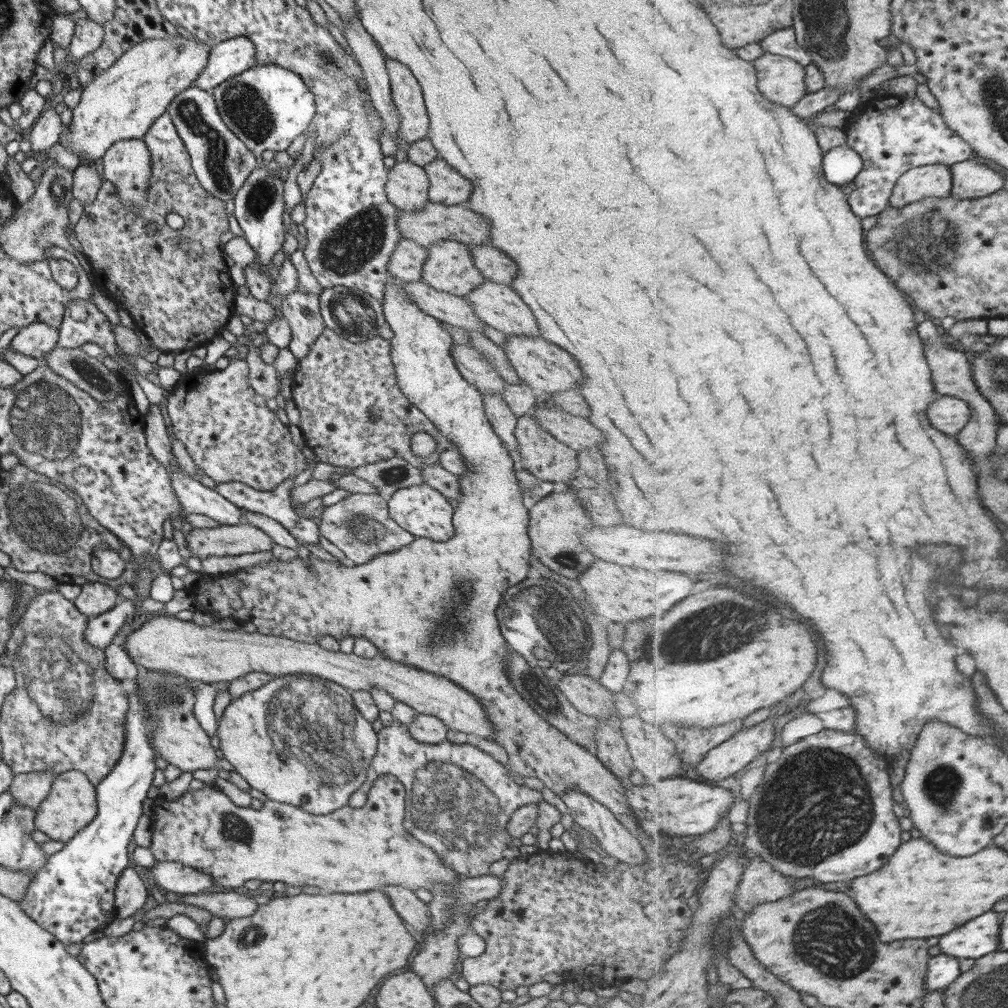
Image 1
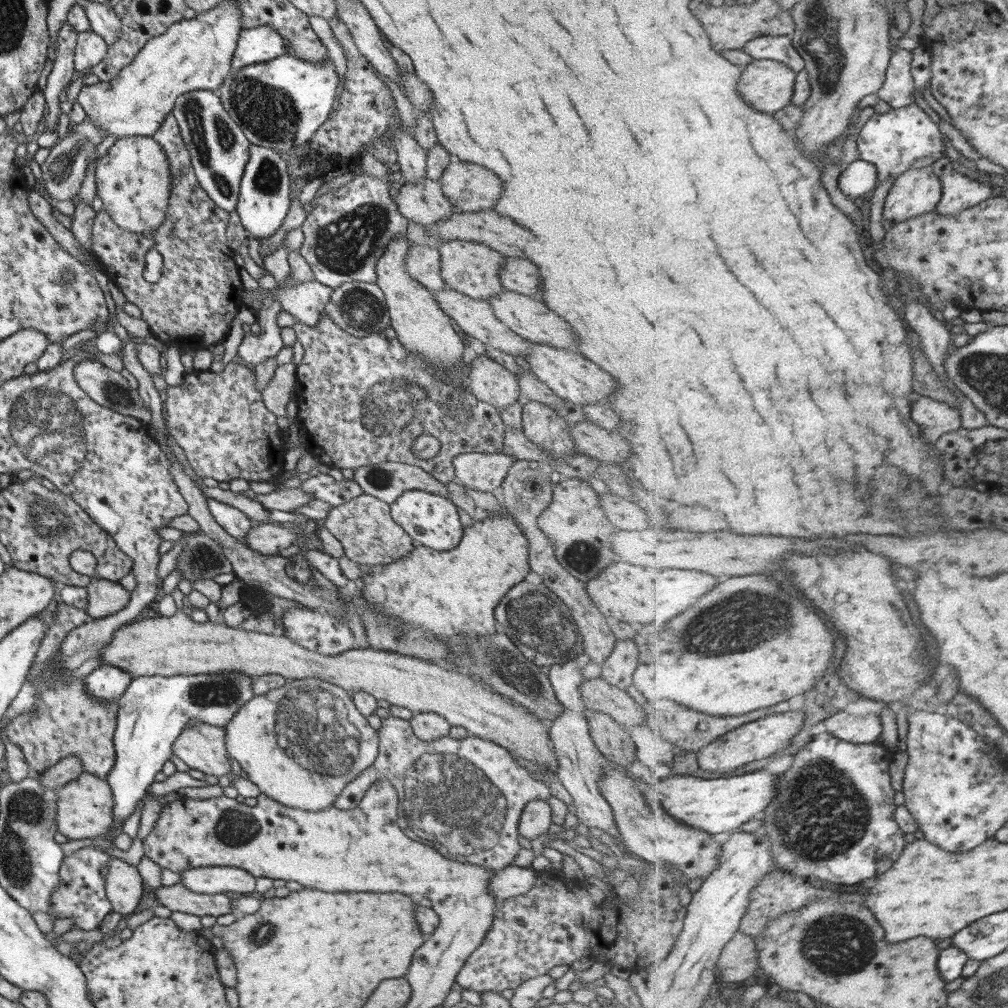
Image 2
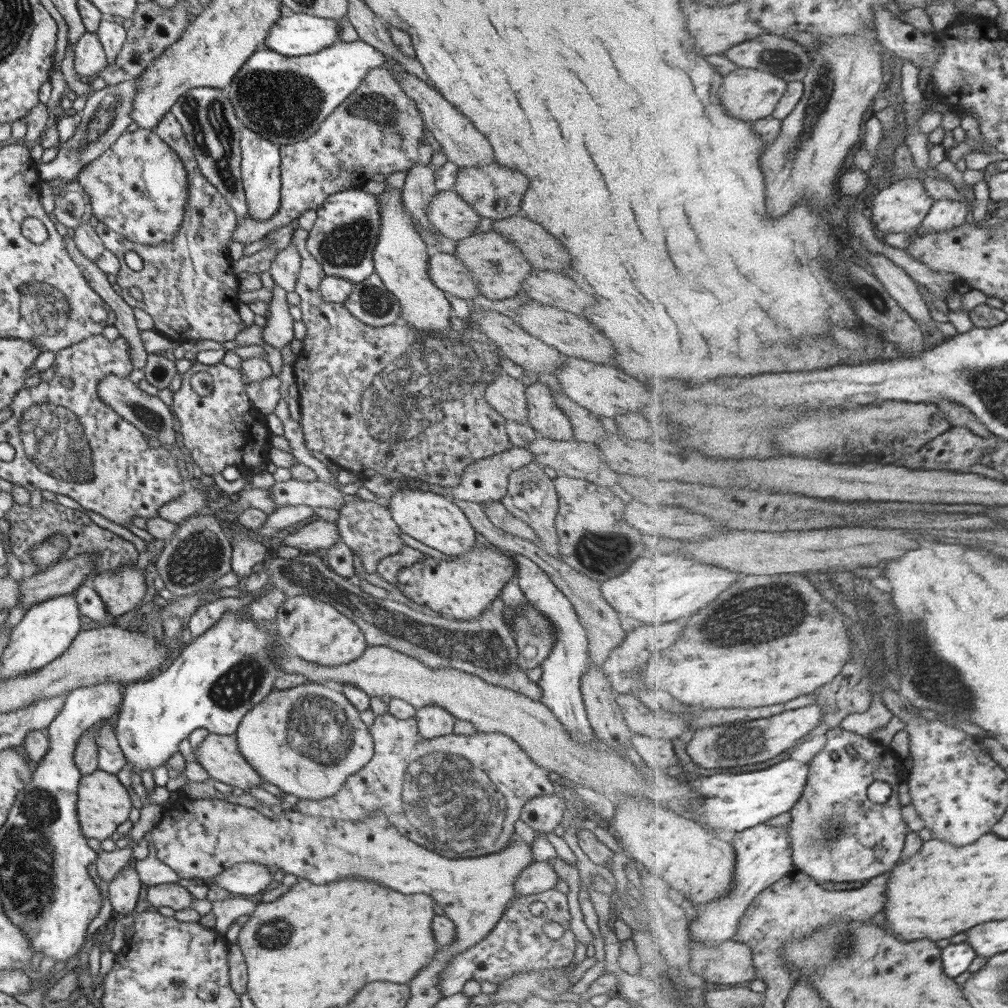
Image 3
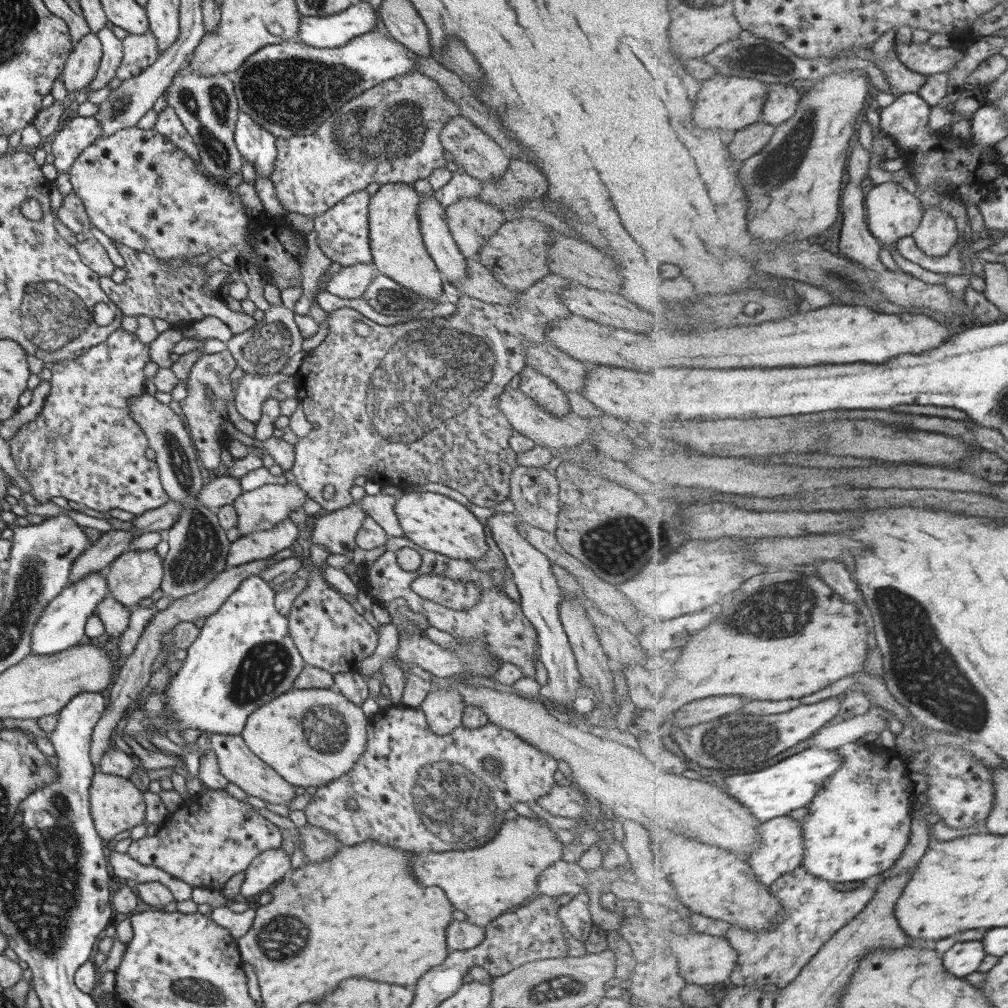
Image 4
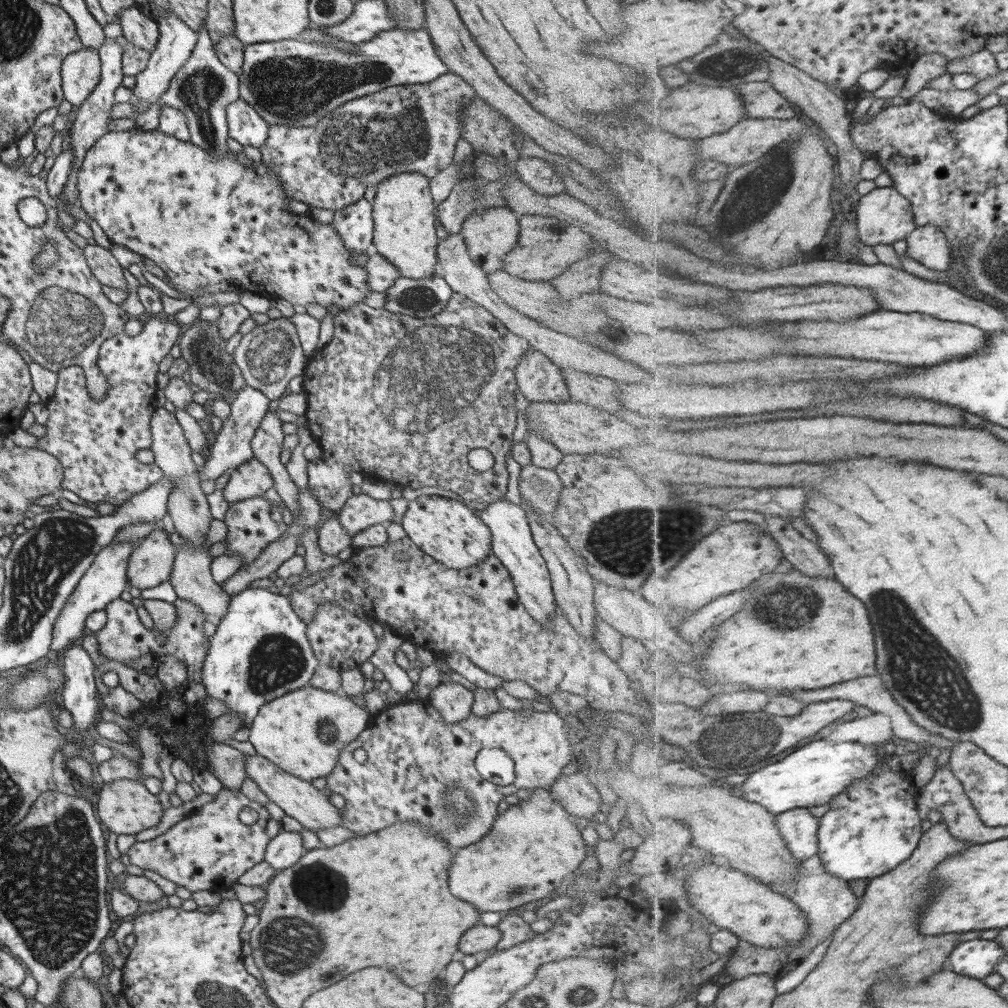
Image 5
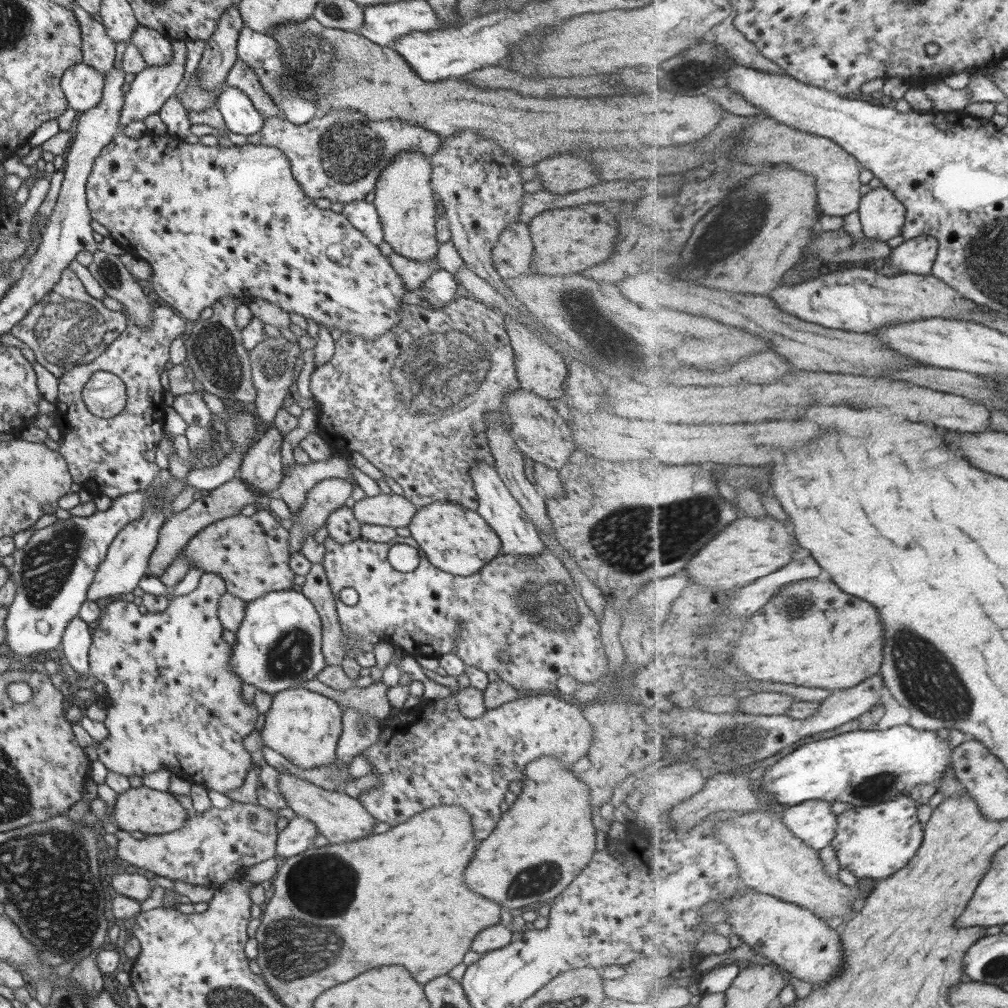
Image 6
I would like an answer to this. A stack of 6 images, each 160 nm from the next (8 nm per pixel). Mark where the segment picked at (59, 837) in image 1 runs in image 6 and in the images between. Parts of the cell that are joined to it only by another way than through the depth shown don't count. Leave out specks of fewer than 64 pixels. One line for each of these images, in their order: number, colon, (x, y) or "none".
2: (82, 806)
3: (103, 808)
4: (115, 805)
5: (126, 807)
6: (151, 812)

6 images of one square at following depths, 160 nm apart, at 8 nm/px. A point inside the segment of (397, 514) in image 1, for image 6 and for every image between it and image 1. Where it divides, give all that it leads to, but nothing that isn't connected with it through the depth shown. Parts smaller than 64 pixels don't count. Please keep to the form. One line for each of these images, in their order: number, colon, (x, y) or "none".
2: (432, 520)
3: (435, 521)
4: (435, 522)
5: (449, 532)
6: (454, 539)

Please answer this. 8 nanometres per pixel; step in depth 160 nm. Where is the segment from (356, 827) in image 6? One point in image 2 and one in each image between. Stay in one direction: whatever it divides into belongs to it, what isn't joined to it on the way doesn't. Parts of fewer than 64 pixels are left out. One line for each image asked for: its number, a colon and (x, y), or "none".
2: (201, 747)
3: (218, 754)
4: (236, 762)
5: (298, 799)

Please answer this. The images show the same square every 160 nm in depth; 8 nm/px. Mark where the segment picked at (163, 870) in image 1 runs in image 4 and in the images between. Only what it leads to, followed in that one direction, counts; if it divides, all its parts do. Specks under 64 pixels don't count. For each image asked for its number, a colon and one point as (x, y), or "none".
2: (208, 880)
3: (243, 879)
4: (268, 867)

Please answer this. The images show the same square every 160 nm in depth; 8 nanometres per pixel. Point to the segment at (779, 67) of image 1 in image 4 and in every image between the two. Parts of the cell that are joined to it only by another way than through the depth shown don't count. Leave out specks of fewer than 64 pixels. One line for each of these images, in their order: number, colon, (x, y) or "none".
2: (768, 85)
3: (750, 94)
4: (728, 103)

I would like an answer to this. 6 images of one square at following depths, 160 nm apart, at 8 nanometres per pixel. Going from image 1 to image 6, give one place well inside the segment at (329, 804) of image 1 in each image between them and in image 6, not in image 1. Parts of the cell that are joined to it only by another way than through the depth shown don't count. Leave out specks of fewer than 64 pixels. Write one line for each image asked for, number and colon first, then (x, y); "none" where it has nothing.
2: (300, 744)
3: (306, 740)
4: (309, 737)
5: (303, 731)
6: (302, 726)

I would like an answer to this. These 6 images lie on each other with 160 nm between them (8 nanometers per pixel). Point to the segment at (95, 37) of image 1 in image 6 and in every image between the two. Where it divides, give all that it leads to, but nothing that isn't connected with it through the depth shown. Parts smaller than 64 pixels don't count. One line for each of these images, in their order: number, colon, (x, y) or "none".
2: (89, 49)
3: (89, 58)
4: (81, 64)
5: (79, 72)
6: (81, 85)

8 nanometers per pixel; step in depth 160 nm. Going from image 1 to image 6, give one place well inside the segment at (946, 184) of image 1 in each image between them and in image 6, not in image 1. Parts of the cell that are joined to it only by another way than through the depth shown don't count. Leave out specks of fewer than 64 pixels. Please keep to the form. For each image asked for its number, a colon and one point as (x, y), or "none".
2: (916, 192)
3: (901, 207)
4: (893, 213)
5: (884, 216)
6: (882, 215)

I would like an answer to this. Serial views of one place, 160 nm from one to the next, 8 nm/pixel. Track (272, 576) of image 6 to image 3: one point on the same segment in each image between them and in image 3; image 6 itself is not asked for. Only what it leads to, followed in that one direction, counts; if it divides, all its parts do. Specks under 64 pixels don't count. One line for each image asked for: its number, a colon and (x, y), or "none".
3: (290, 492)
4: (259, 509)
5: (253, 523)

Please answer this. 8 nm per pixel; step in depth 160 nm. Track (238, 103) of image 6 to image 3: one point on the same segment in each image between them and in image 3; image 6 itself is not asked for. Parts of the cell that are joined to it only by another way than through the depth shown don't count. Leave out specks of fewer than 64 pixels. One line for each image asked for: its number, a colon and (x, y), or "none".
3: (259, 159)
4: (254, 144)
5: (243, 124)

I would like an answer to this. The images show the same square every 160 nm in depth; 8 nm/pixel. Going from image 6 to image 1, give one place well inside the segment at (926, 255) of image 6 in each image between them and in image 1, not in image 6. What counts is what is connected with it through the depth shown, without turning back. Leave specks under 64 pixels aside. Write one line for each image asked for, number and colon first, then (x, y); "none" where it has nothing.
1: (971, 180)
2: (959, 193)
3: (946, 214)
4: (937, 234)
5: (929, 245)

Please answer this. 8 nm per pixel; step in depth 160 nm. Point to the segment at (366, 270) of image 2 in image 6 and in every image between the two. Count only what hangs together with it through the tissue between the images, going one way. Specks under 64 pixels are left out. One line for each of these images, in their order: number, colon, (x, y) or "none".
3: (343, 235)
4: (342, 231)
5: (354, 224)
6: (362, 215)

